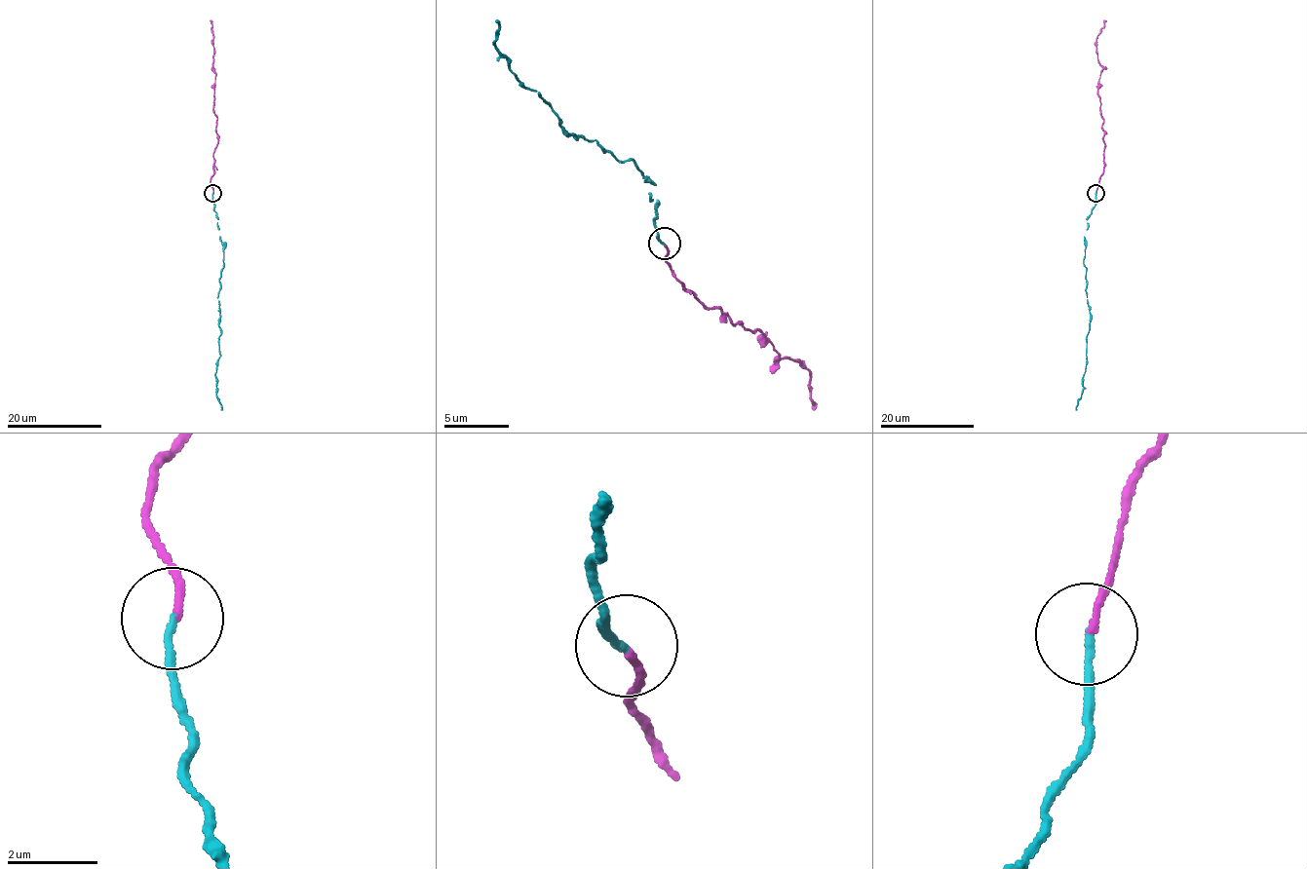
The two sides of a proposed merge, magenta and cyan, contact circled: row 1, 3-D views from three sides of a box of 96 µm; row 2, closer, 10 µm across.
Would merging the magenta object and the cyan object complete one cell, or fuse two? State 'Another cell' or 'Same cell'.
Another cell

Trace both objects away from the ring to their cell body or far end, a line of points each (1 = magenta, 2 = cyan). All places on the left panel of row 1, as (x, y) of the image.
1: (212, 193), (211, 182), (213, 153), (218, 142), (217, 118), (213, 110), (215, 72), (210, 20)
2: (212, 193), (219, 239), (223, 245), (217, 295), (219, 358), (214, 375), (216, 394), (222, 409)

